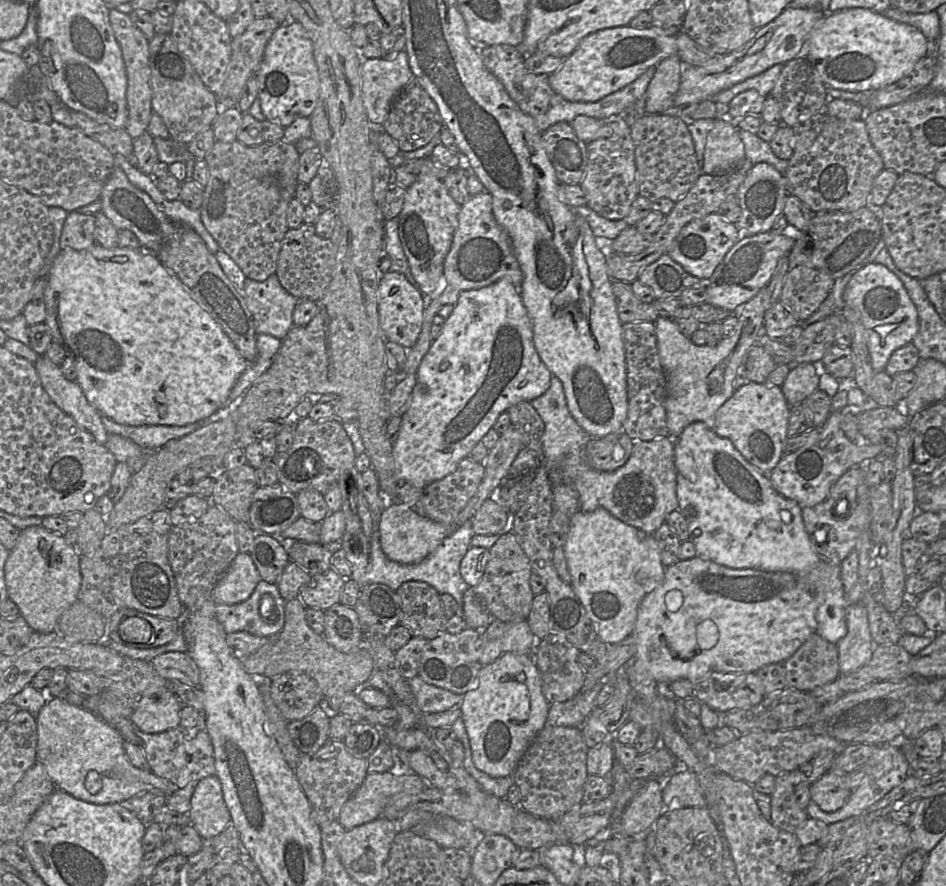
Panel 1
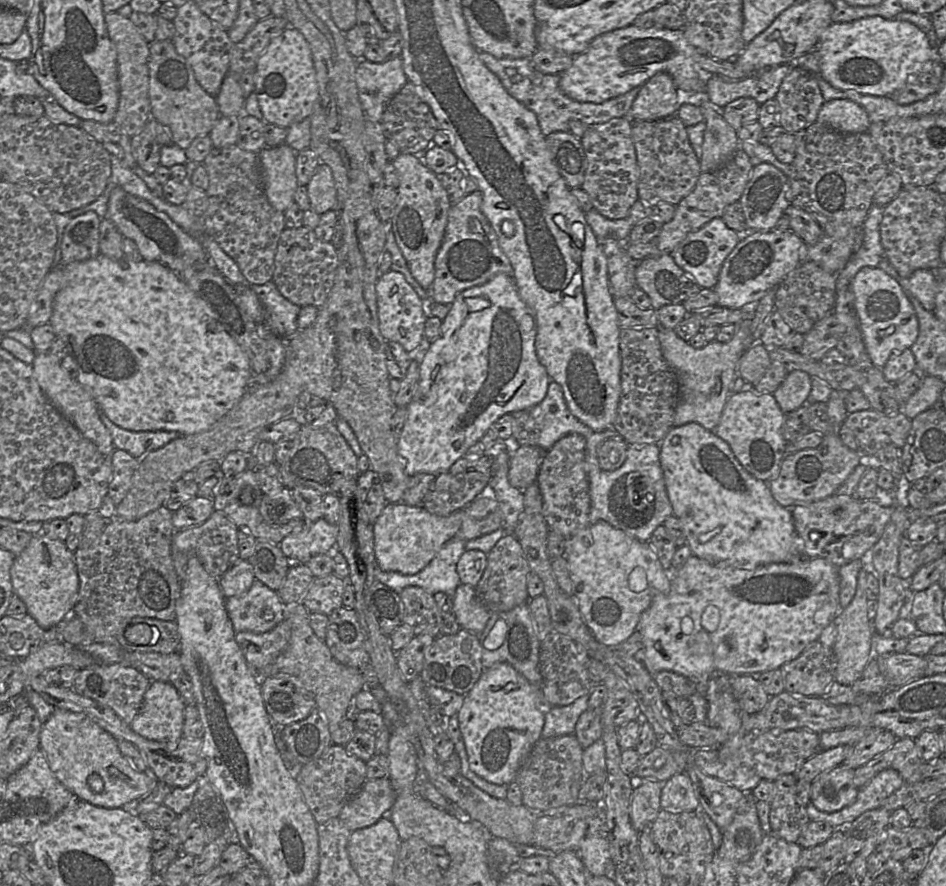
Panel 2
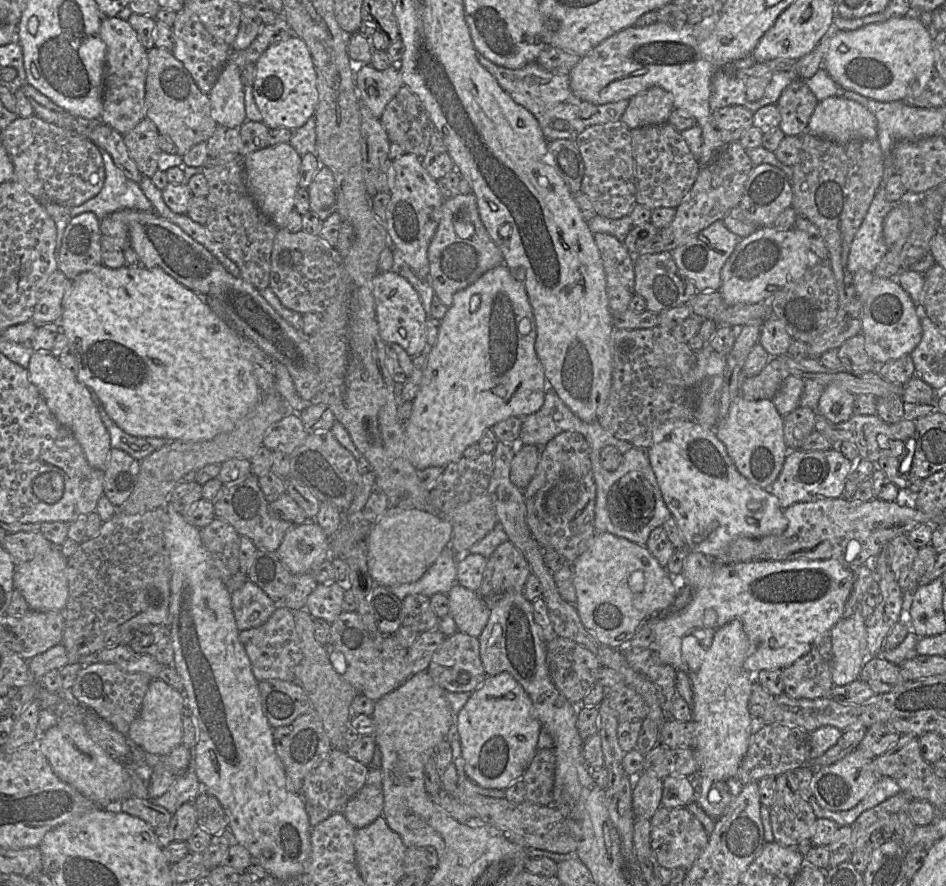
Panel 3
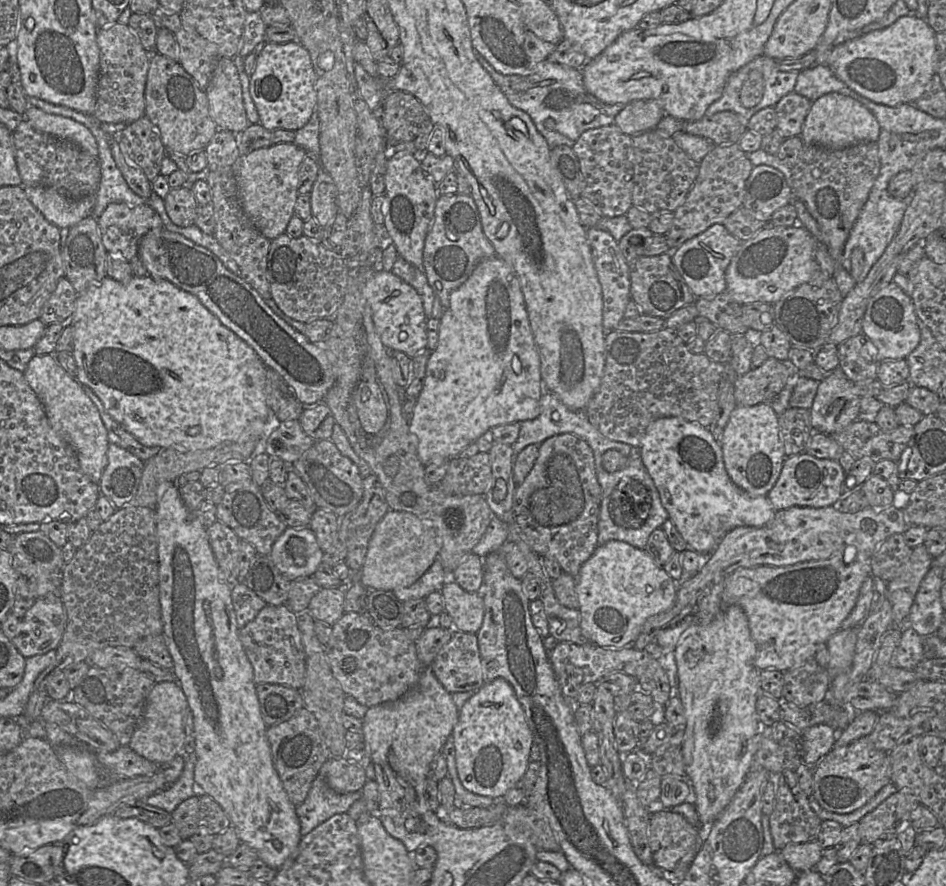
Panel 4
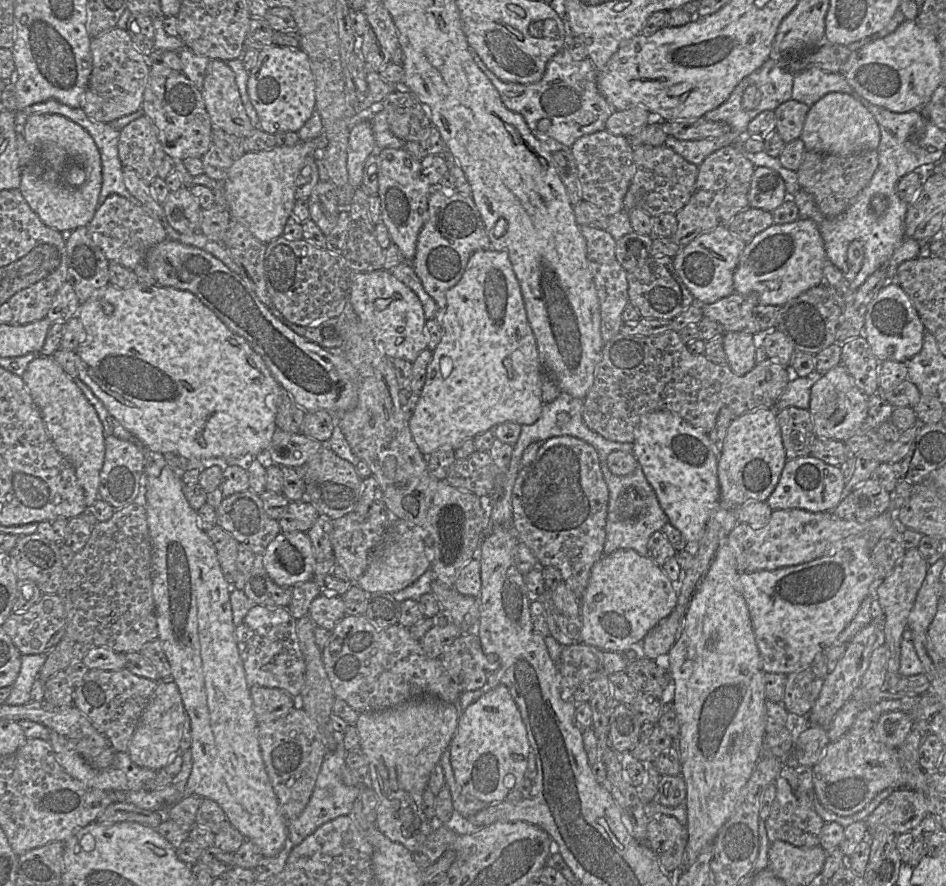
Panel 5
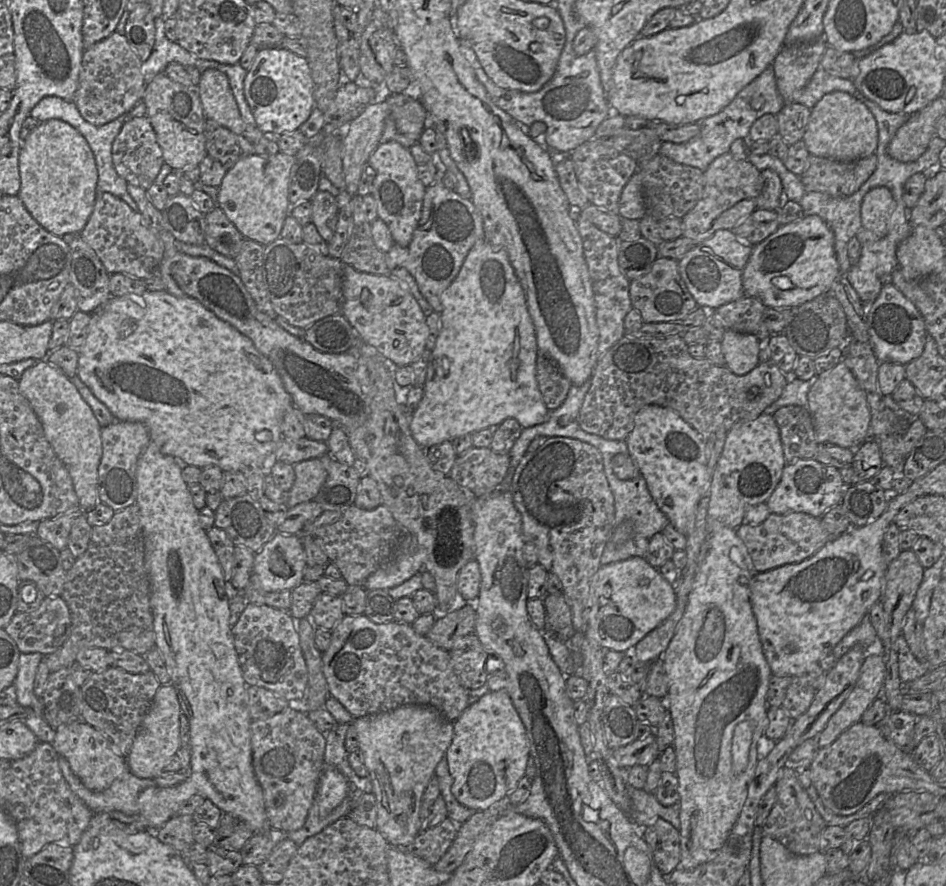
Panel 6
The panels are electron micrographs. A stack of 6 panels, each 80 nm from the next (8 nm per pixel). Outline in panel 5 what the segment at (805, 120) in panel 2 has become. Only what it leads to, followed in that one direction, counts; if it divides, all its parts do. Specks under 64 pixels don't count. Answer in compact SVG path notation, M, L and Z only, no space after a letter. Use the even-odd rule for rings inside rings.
M790 99L774 110L776 131L785 143L800 138L809 109L808 105Z

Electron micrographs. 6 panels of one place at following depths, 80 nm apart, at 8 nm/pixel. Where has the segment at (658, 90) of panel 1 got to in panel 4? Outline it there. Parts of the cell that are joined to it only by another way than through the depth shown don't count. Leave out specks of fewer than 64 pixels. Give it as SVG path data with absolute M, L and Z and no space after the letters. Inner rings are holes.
M640 99L625 105L616 115L614 124L624 134L634 136L655 129L665 115L656 101Z

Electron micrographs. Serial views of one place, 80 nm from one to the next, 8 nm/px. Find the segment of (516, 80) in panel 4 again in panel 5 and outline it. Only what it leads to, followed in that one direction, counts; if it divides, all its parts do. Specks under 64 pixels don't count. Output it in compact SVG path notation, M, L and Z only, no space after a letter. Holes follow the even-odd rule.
M470 46L469 49L474 62L497 89L506 108L523 116L535 136L539 134L538 121L548 118L551 120L551 127L546 132L547 135L570 148L578 138L604 130L607 119L617 111L600 93L597 85L598 71L588 57L575 61L565 48L561 48L547 62L540 81L519 84L499 79L487 68L477 52Z

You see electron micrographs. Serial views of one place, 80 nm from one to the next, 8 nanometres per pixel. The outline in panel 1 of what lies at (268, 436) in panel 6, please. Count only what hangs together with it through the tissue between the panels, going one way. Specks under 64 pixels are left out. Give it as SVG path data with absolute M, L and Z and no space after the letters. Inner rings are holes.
M96 243L91 248L81 251L72 248L61 249L47 276L44 301L46 306L44 323L50 328L53 342L60 344L67 355L72 356L75 360L76 382L80 385L88 402L101 415L118 424L127 426L185 426L201 421L227 403L235 382L249 365L221 326L201 306L180 279L158 260L155 253L147 252L141 247L140 249L133 249L118 246L106 249Z

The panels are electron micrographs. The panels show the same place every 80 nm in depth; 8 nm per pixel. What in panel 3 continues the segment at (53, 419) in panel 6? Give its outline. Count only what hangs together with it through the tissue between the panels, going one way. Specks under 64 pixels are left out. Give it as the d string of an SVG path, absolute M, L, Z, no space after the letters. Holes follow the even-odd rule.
M33 352L27 372L29 381L35 386L56 420L73 433L90 466L105 470L112 448L110 435L91 398L90 389L61 365L51 352Z

